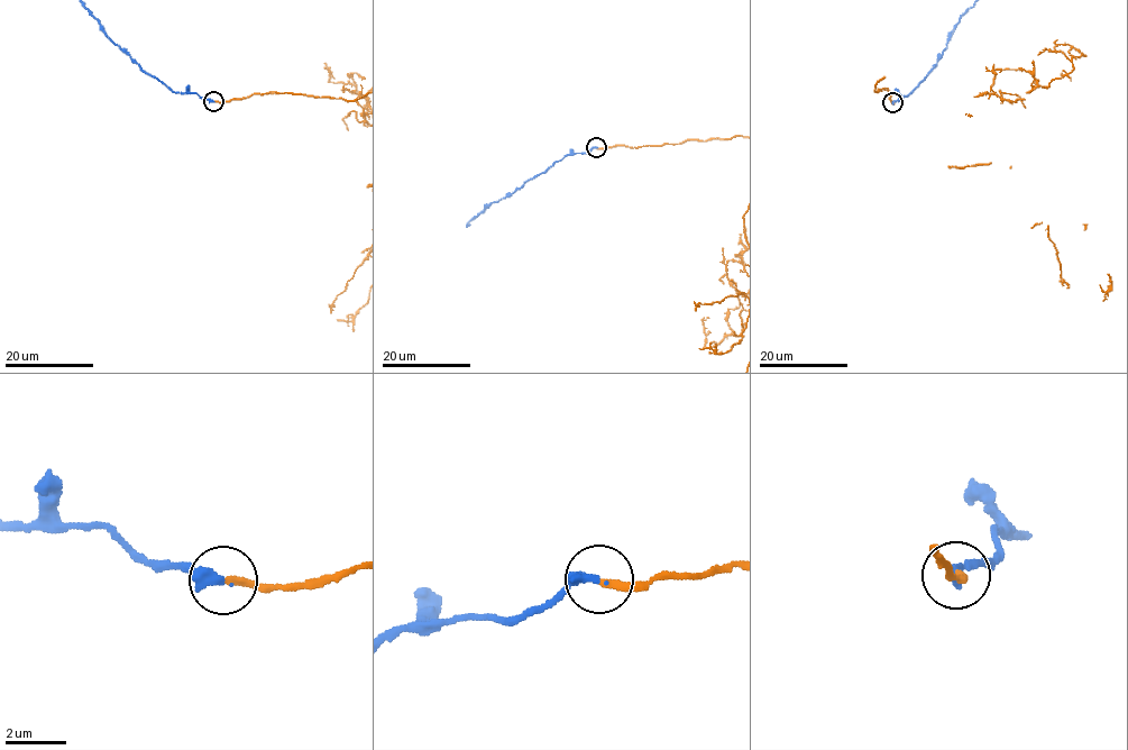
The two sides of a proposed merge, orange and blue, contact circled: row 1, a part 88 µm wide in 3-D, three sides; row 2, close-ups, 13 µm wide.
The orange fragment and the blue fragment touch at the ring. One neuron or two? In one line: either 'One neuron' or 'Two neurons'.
One neuron

